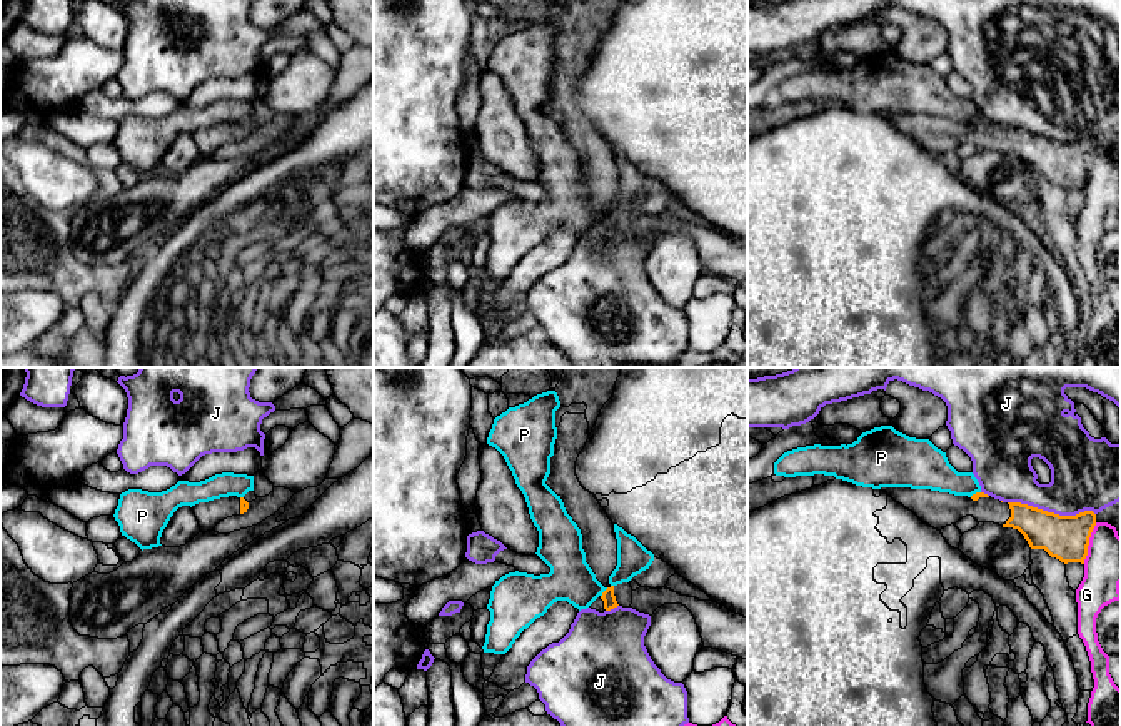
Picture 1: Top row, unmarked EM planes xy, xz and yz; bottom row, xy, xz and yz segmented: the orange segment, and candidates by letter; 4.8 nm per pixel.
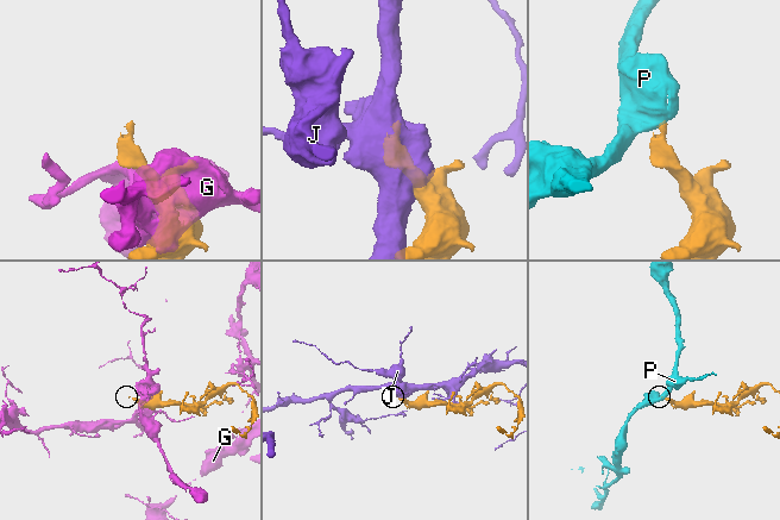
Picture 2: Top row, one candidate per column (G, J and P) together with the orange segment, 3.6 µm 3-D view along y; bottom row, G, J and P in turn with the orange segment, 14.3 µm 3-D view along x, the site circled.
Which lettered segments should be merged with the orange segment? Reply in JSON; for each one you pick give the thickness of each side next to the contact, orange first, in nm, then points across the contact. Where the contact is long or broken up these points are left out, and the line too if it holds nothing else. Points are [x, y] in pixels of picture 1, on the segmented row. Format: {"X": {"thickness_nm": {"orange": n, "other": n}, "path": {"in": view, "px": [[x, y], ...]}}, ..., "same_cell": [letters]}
{"same_cell": []}

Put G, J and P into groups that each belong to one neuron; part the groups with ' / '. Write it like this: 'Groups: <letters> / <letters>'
Groups: G / J / P

